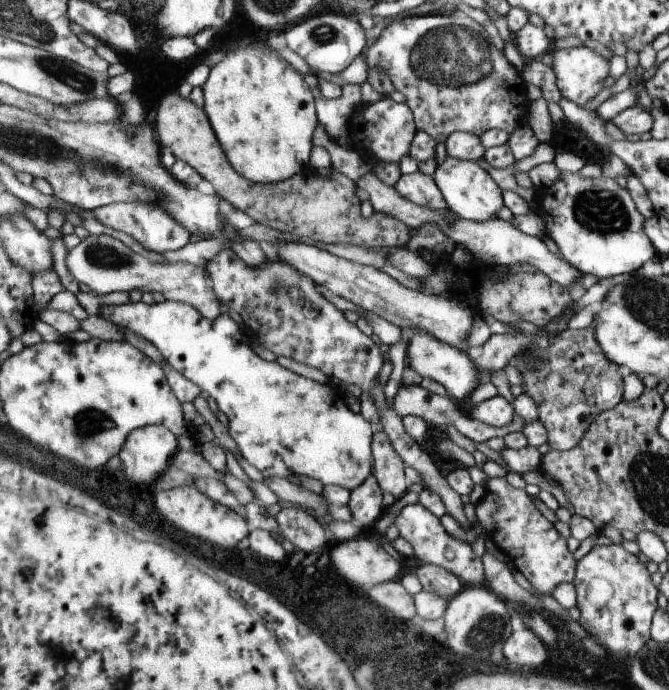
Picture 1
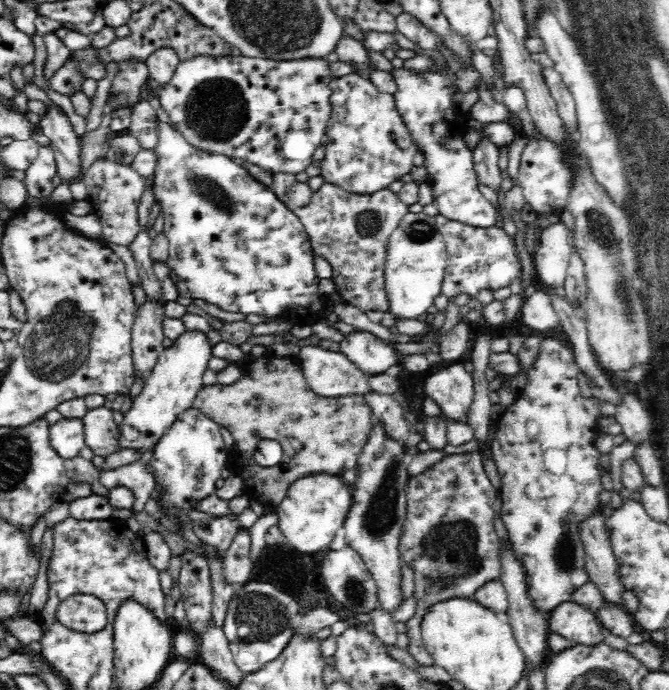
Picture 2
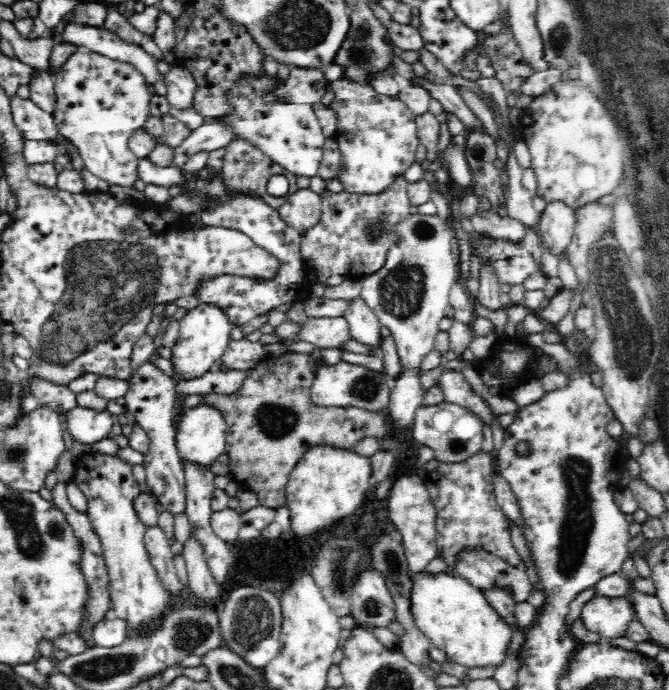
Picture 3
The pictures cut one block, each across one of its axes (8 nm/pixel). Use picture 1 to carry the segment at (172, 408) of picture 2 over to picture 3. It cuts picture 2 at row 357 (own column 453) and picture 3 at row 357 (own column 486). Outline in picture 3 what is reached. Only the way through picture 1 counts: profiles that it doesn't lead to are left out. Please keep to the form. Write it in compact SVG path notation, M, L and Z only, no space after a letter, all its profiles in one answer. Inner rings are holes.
M204 304L188 311L187 315L179 320L178 338L172 344L172 356L168 359L172 367L170 379L174 381L174 384L189 383L215 370L226 352L226 346L231 341L232 326L228 317L214 306Z

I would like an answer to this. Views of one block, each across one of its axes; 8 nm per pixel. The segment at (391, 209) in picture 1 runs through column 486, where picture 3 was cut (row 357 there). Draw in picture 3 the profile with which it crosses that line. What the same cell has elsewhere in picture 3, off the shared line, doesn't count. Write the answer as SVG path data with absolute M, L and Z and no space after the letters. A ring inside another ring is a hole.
M242 338L228 343L220 362L230 369L246 371L254 368L265 355L266 350L258 342Z

